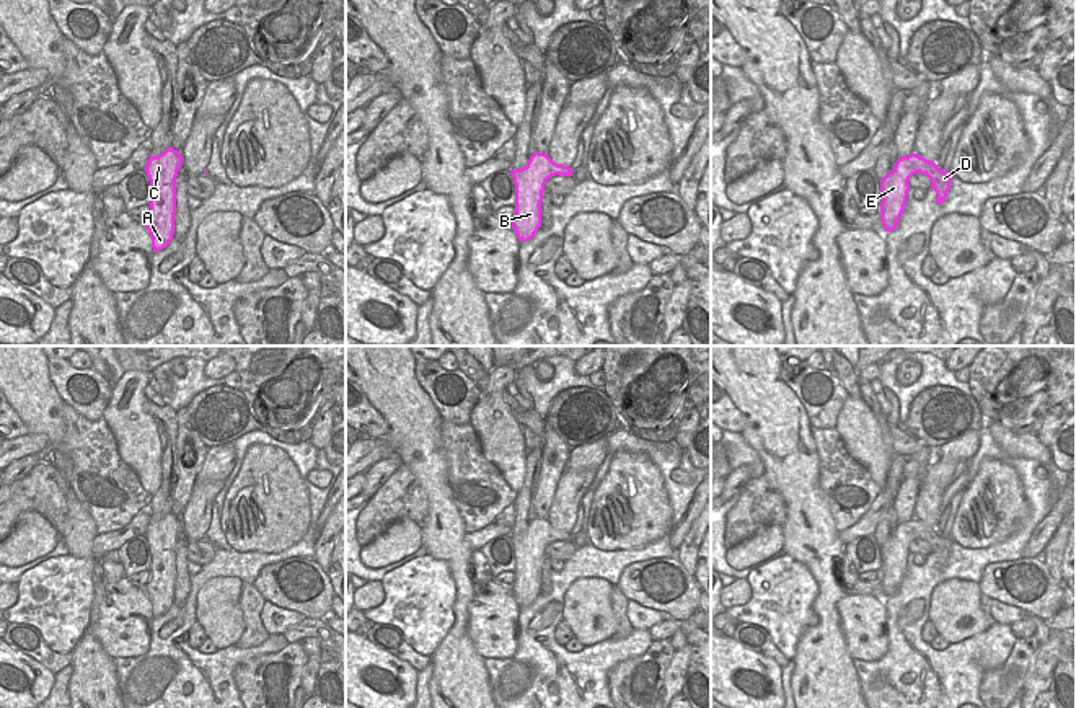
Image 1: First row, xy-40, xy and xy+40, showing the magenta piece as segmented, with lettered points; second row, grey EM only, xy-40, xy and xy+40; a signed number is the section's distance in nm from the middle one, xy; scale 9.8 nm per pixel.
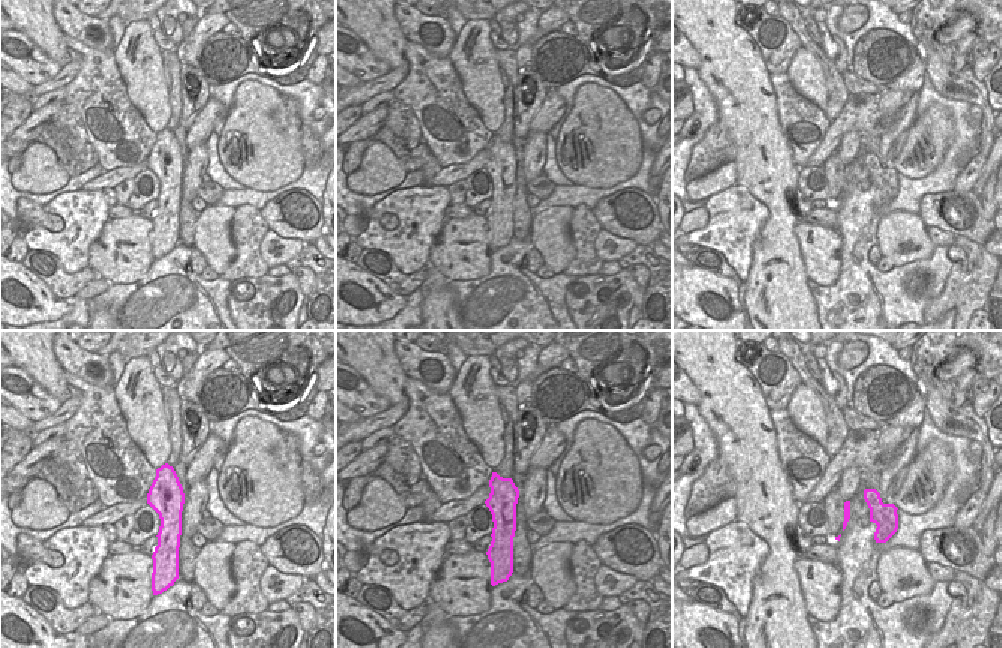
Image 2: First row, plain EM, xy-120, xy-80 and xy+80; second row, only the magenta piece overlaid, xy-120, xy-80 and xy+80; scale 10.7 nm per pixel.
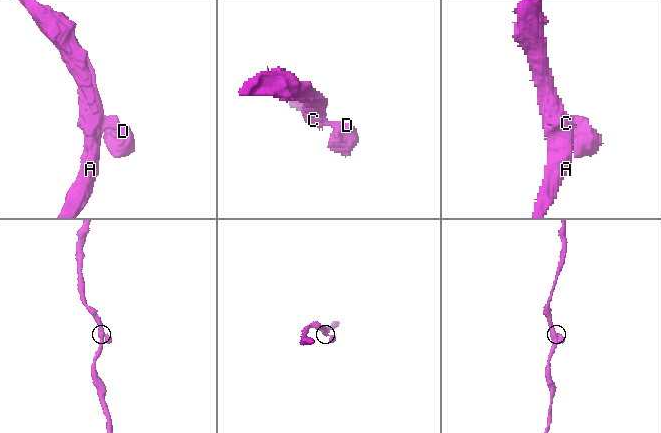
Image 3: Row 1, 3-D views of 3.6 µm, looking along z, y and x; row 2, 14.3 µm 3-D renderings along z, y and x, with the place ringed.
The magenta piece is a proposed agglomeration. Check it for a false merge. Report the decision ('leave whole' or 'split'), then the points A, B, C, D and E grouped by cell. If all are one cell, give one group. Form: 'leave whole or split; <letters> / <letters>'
leave whole; A B C D E

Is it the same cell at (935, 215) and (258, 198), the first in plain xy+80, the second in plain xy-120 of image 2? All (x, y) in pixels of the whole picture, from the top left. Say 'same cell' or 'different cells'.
different cells

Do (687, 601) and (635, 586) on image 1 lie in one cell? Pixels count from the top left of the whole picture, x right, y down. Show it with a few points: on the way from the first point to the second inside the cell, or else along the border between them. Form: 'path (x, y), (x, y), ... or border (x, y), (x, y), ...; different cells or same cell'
path (674, 601), (659, 604), (648, 597); same cell

